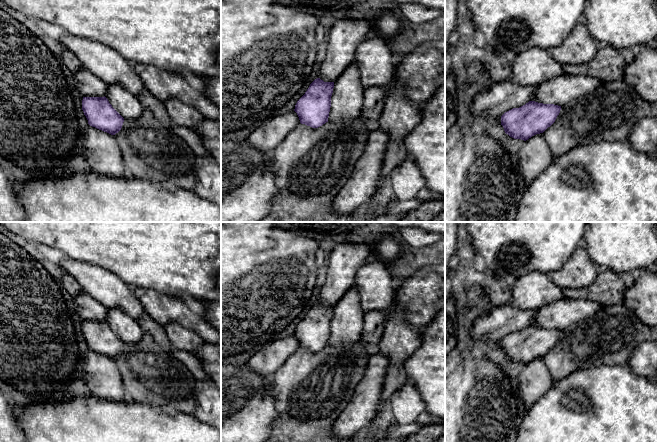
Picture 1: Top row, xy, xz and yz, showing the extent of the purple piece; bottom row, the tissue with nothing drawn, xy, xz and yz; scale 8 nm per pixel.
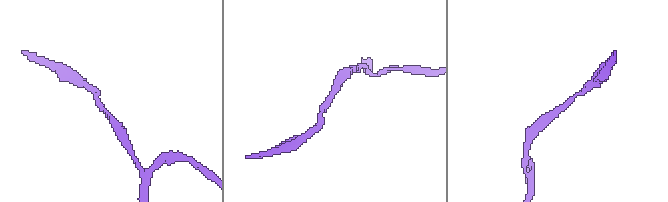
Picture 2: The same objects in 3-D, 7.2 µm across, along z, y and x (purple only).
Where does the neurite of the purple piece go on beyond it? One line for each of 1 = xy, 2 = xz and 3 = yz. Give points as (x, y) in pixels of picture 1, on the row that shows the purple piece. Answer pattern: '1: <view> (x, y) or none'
1: none
2: none
3: none

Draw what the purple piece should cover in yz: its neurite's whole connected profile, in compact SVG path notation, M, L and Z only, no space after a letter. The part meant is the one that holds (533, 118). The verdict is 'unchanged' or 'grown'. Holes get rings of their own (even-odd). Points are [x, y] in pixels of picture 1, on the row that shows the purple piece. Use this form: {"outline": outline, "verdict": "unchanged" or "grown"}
{"outline": "M529 101L501 116L501 125L506 134L514 139L528 140L543 133L556 120L561 106Z", "verdict": "unchanged"}

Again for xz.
{"outline": "M320 78L310 84L294 109L301 124L318 128L328 122L333 88L334 82L324 82Z", "verdict": "unchanged"}

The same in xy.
{"outline": "M83 97L82 110L88 124L111 135L118 133L124 118L112 107L104 97Z", "verdict": "unchanged"}

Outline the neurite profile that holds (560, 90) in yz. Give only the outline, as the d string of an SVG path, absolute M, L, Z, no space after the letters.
M562 73L537 85L531 101L562 107L574 99L591 93L600 84L601 82L592 76Z

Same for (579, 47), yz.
M585 22L577 24L570 35L550 52L562 65L582 65L589 63L598 49L599 42L592 37Z

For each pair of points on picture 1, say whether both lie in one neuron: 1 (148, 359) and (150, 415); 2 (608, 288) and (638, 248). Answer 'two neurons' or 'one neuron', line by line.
1: two neurons
2: two neurons

